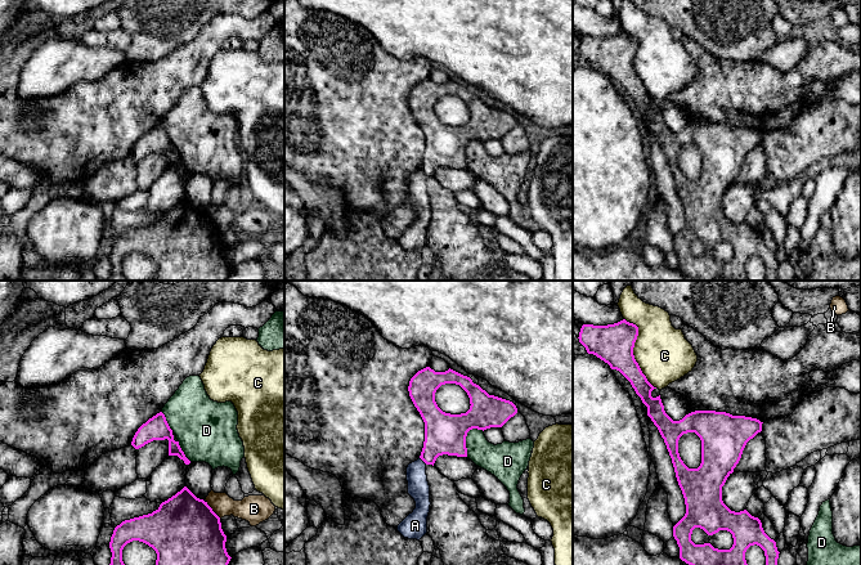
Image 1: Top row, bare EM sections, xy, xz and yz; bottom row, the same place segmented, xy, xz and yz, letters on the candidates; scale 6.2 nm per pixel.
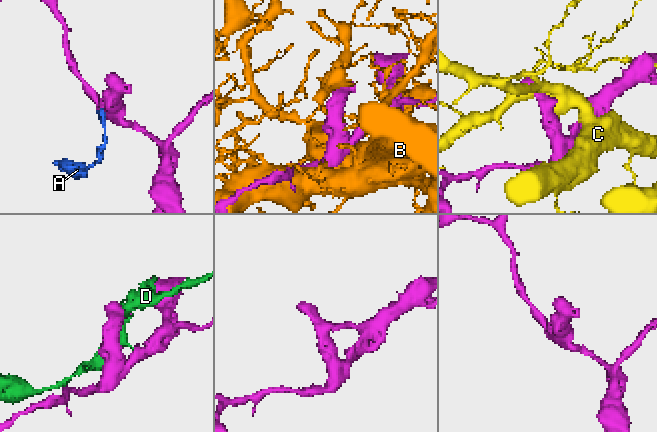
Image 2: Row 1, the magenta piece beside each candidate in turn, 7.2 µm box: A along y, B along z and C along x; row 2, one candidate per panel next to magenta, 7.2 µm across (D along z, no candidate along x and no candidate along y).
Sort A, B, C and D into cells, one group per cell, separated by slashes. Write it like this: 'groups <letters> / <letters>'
groups A / B / C / D

